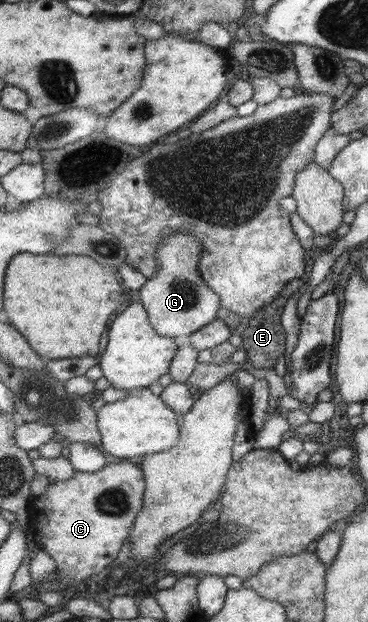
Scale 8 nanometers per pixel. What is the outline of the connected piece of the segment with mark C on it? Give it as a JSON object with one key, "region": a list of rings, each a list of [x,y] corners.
{"region":[[[119,460],[119,464],[108,462],[97,472],[77,471],[71,480],[53,481],[42,495],[34,498],[30,514],[32,532],[43,536],[44,549],[57,560],[61,582],[84,582],[92,574],[99,574],[117,558],[121,546],[133,530],[135,518],[142,513],[141,508],[144,508],[143,492],[146,492],[146,480],[143,480],[143,473],[139,466],[128,460]]]}

